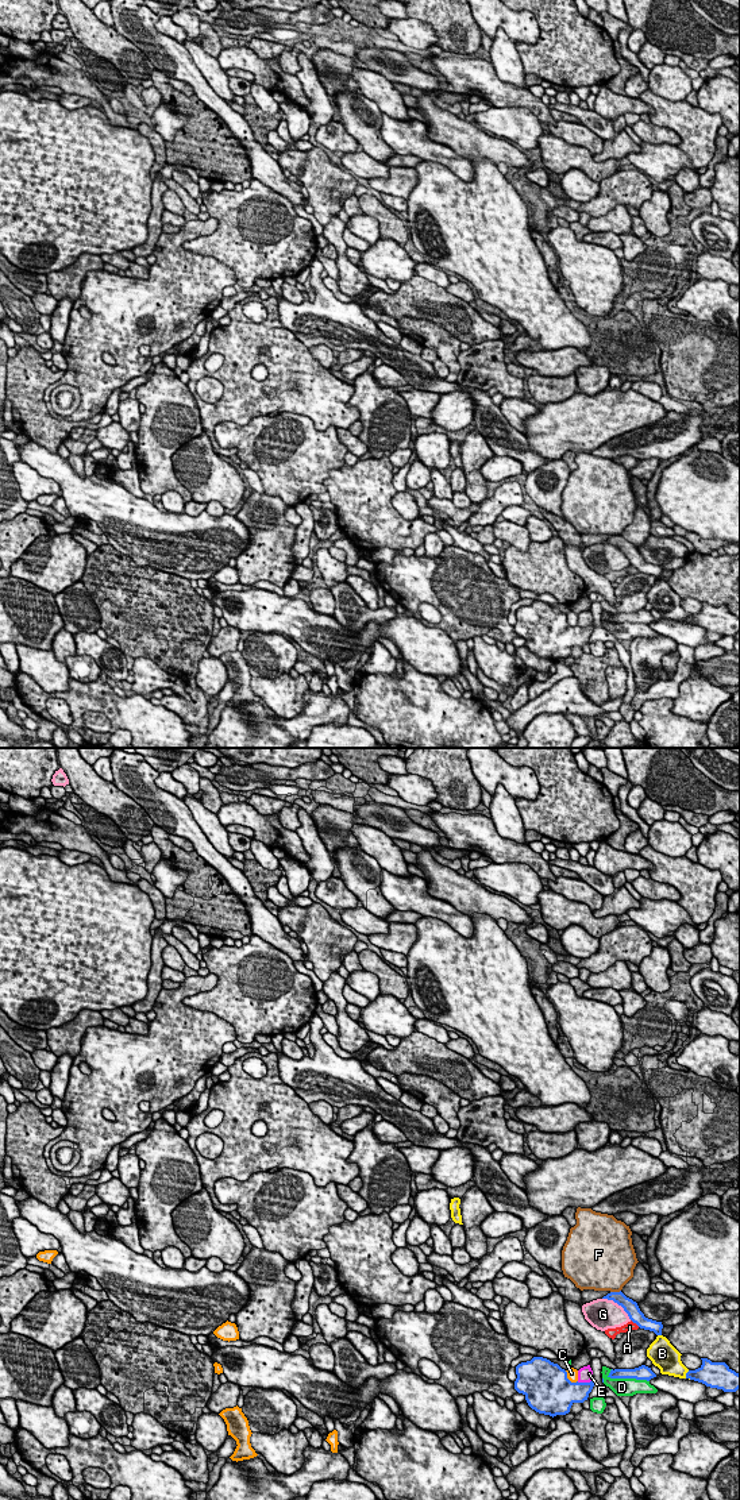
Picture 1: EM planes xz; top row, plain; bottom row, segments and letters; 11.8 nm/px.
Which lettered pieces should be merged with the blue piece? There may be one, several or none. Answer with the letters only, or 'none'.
none

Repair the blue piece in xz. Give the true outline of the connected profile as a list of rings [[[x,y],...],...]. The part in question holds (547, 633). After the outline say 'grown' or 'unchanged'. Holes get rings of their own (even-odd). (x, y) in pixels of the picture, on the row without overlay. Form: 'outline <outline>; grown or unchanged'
outline [[[543,601],[516,610],[514,633],[525,640],[528,649],[539,658],[566,659],[574,647],[583,647],[594,631],[590,626],[571,626],[567,616]]]; unchanged

